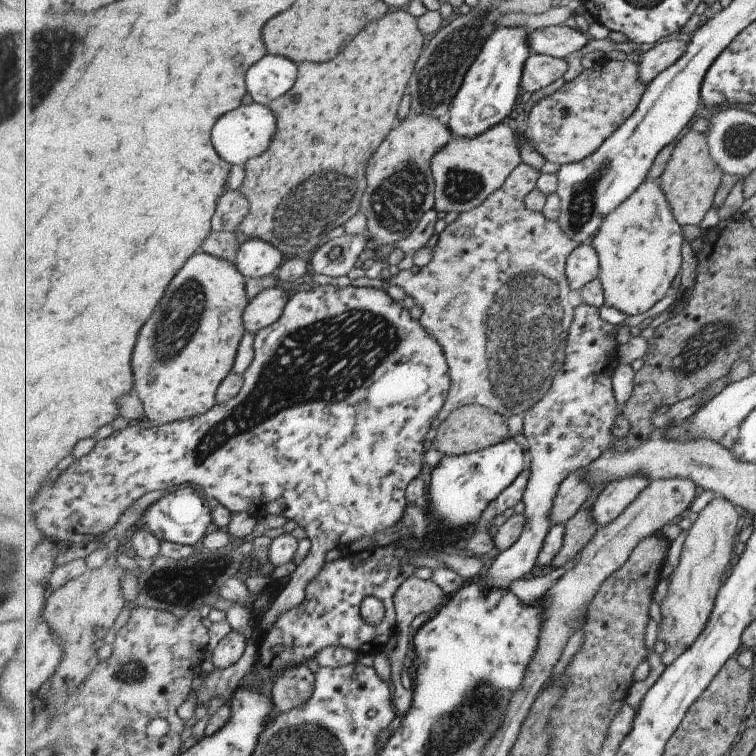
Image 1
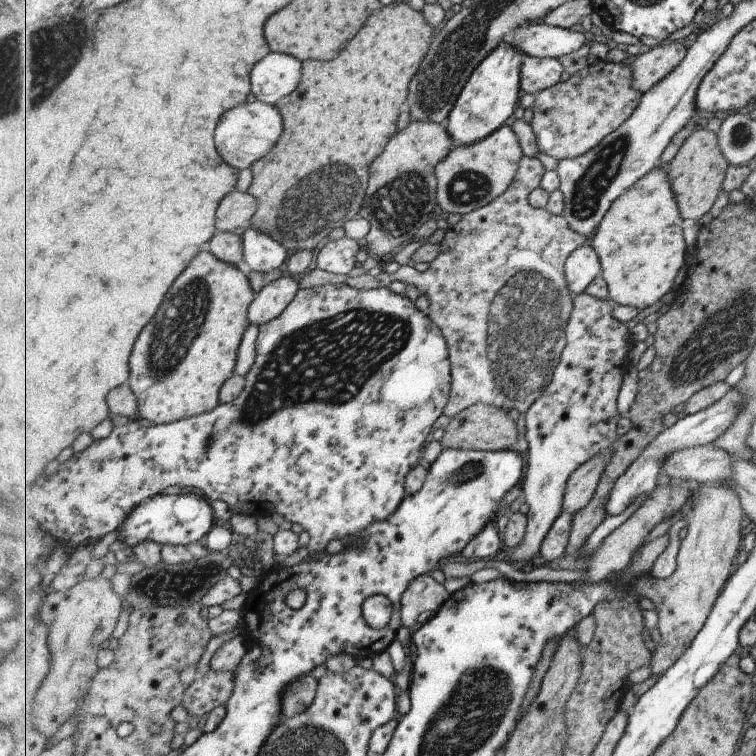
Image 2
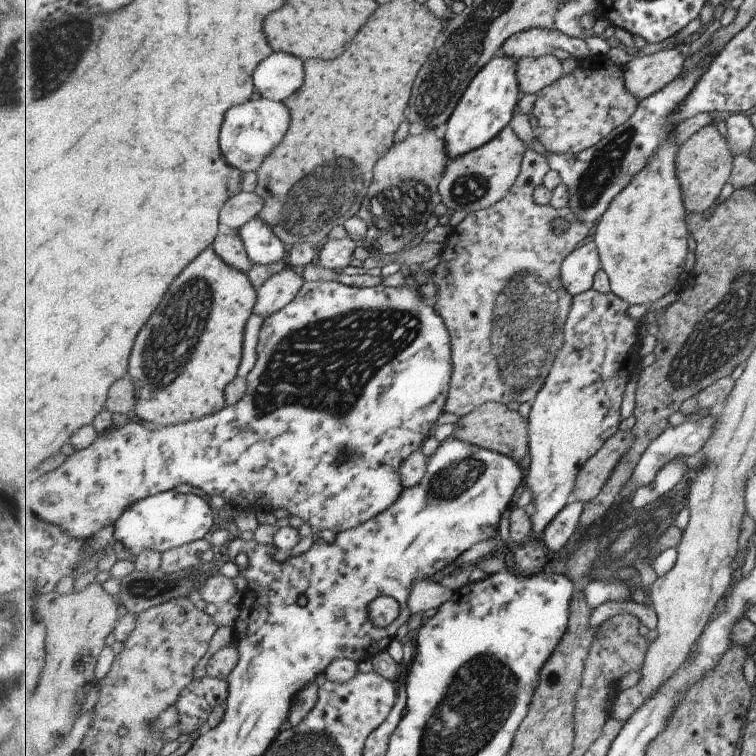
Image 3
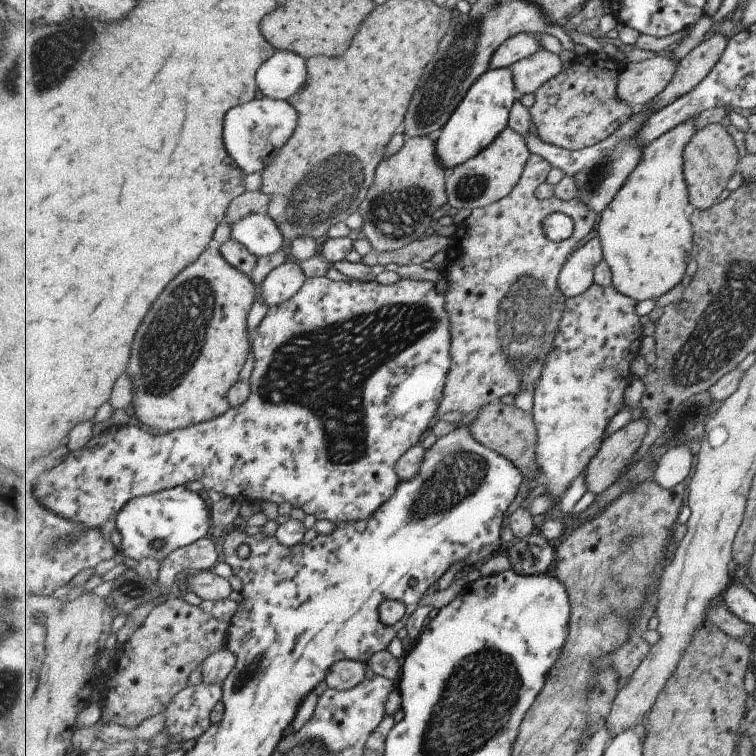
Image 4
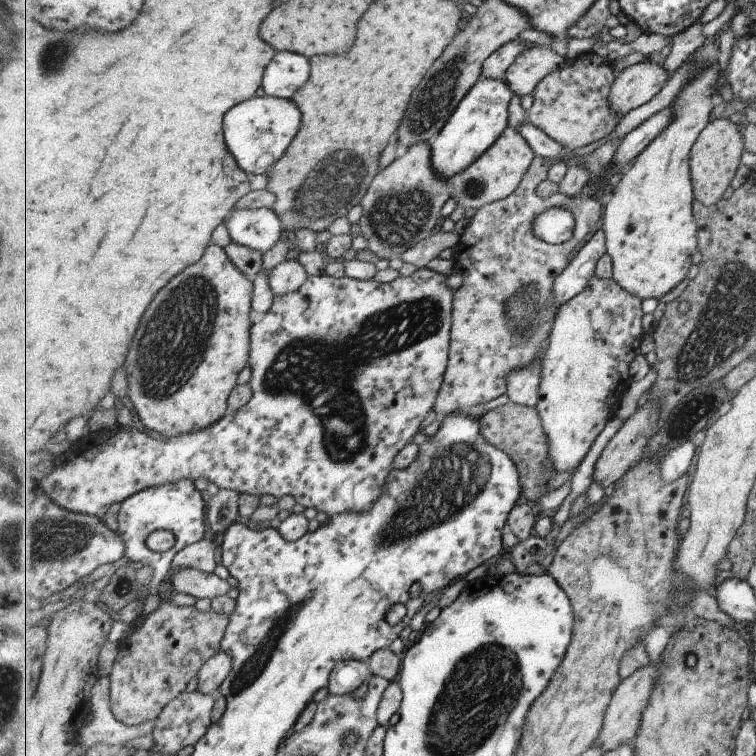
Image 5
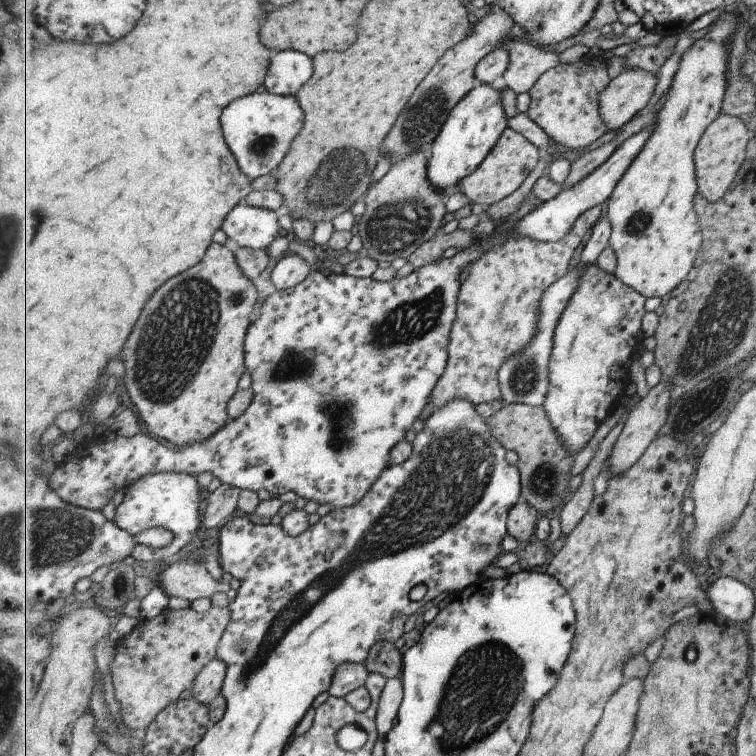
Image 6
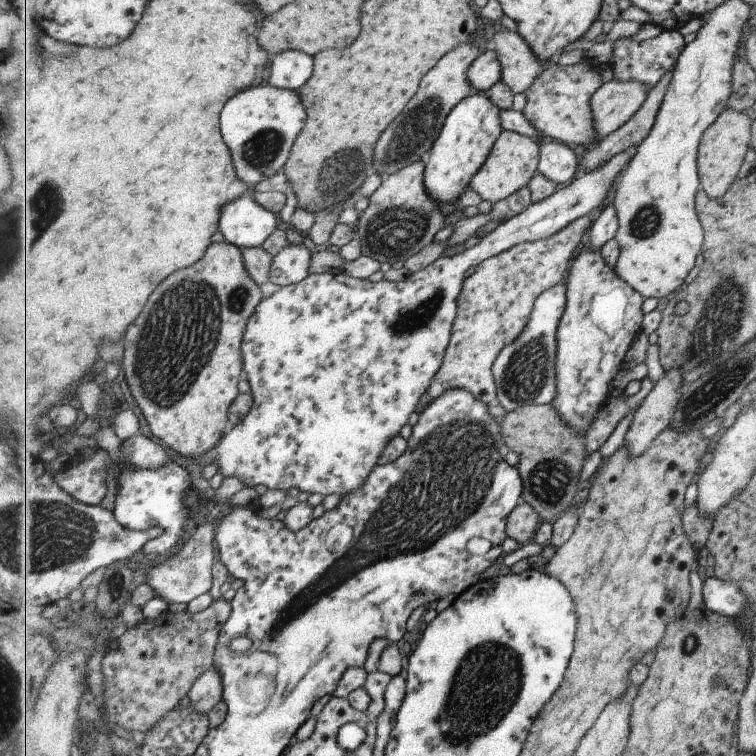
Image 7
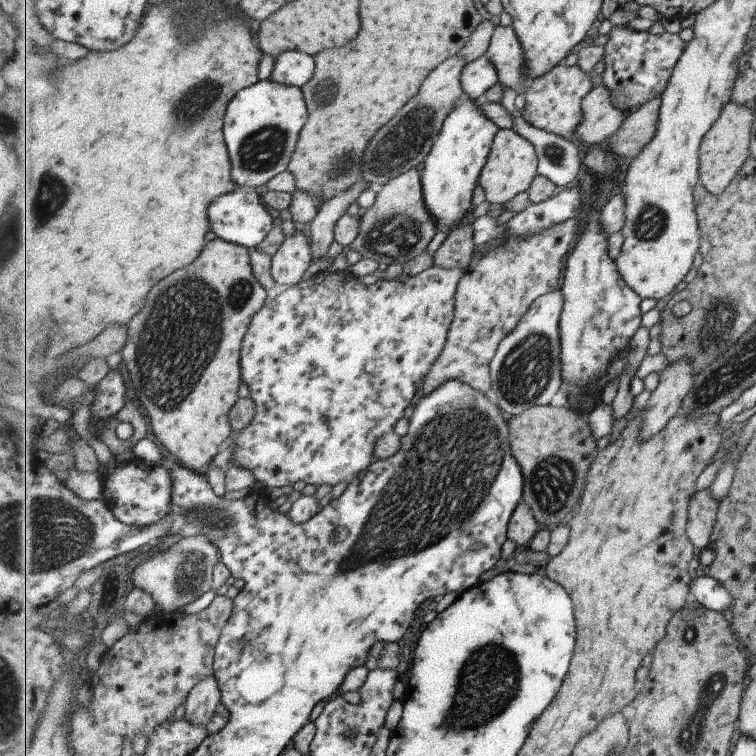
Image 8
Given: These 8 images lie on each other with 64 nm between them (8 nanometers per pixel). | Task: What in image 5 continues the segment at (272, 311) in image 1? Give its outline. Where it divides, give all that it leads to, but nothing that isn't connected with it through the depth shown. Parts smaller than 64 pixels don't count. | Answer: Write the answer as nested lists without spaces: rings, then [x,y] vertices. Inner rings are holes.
[[[292,256],[270,271],[269,286],[273,290],[273,296],[279,298],[297,292],[309,278],[305,266]]]

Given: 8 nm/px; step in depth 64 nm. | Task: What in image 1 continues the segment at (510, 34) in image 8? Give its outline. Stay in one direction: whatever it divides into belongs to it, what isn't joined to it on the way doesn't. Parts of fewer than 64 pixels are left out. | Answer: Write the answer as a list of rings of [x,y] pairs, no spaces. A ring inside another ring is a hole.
[[[532,53],[522,74],[523,91],[533,94],[545,86],[551,86],[555,80],[565,76],[567,70],[569,66],[562,58]]]

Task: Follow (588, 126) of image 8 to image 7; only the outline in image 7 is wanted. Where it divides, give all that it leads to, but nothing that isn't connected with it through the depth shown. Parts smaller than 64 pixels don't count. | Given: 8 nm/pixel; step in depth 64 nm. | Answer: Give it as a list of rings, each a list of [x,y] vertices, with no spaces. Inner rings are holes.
[[[613,80],[603,84],[591,100],[599,138],[607,138],[629,122],[643,108],[649,93],[649,88],[637,80]]]

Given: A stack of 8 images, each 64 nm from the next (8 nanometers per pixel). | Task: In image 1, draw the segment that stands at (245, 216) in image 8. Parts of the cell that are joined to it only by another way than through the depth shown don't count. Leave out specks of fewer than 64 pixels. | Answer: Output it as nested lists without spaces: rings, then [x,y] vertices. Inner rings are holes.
[[[251,237],[240,245],[235,264],[250,278],[263,278],[278,272],[286,256],[281,248],[259,237]]]

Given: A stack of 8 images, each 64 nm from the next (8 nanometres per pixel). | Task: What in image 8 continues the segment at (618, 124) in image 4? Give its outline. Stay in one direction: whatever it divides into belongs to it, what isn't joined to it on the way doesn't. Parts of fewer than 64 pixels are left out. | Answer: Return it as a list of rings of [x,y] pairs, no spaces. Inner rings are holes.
[[[557,64],[551,72],[529,83],[523,94],[526,105],[521,110],[522,116],[528,124],[536,128],[563,138],[572,138],[577,134],[579,124],[583,122],[583,100],[593,88],[595,87],[589,74],[581,68],[576,65],[567,68],[563,64]]]

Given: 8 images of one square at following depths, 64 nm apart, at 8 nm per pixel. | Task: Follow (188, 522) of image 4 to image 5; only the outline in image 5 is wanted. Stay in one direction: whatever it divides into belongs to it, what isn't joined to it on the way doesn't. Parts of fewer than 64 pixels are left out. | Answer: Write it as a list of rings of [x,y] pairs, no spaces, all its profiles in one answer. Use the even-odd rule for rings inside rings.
[[[179,480],[173,484],[161,484],[153,488],[145,488],[141,492],[130,496],[125,502],[121,503],[120,511],[117,515],[118,531],[126,542],[126,556],[131,561],[149,564],[153,568],[153,582],[149,586],[149,594],[140,603],[141,617],[145,620],[153,610],[160,605],[159,588],[161,581],[165,579],[173,566],[175,556],[191,544],[200,542],[210,535],[207,525],[207,499],[204,492],[199,492],[195,482],[189,480]],[[156,530],[167,530],[173,533],[175,538],[174,545],[163,553],[152,552],[147,542],[147,536]]]

